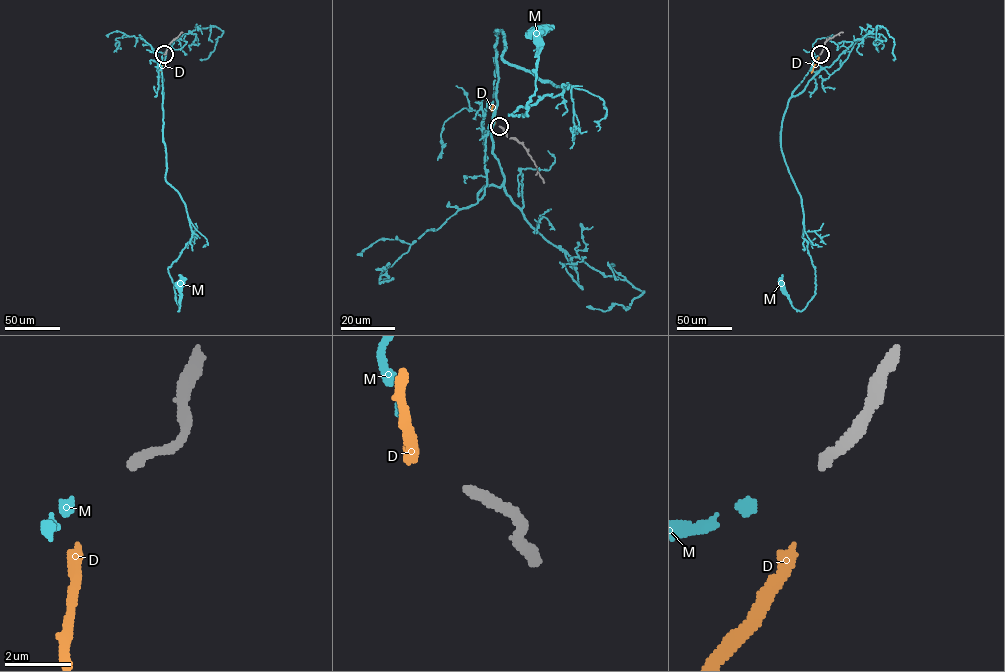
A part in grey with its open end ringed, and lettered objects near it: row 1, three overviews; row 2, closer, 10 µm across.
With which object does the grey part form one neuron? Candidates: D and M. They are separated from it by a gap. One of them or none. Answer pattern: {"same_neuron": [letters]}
{"same_neuron": ["M"]}

